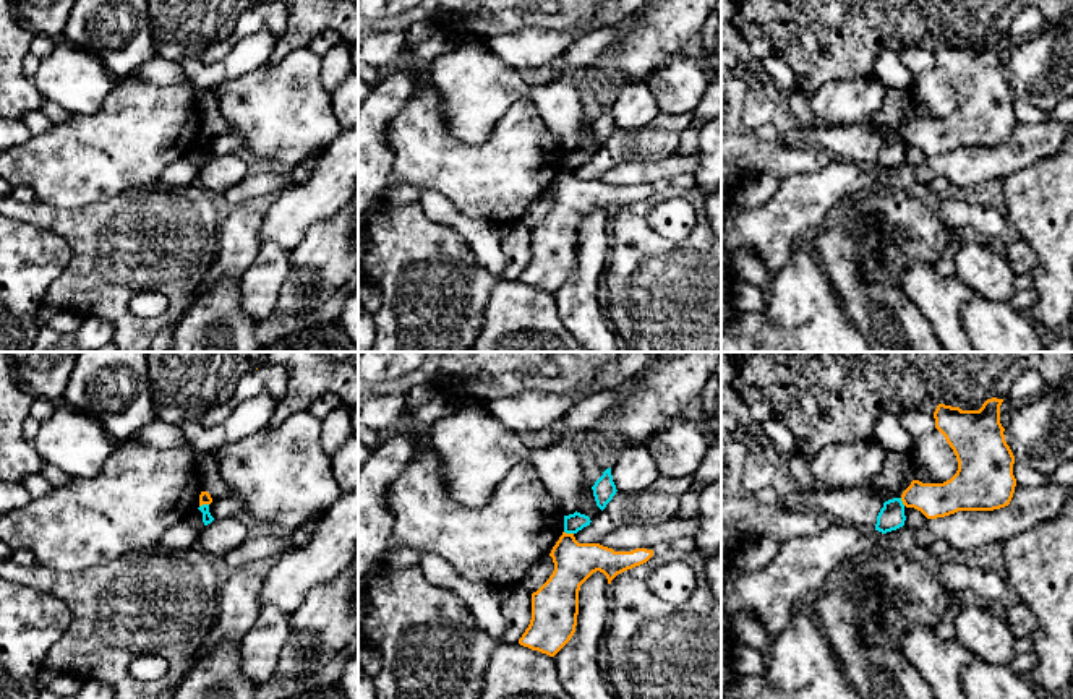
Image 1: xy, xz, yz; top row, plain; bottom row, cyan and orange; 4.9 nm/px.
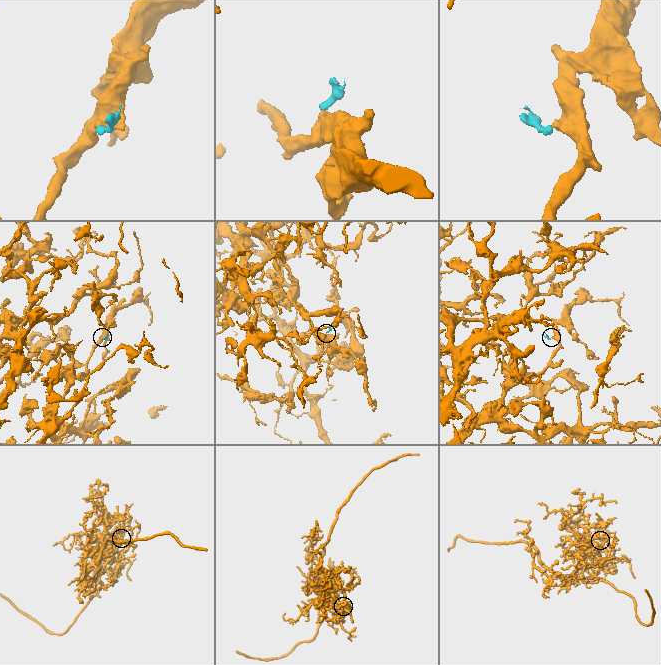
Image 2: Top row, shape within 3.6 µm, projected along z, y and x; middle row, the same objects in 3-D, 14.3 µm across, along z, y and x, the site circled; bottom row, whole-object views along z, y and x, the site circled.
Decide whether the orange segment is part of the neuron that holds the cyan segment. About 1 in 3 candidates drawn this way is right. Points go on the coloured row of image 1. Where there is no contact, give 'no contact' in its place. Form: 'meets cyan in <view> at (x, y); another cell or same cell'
meets cyan in xz at (569, 532); another cell

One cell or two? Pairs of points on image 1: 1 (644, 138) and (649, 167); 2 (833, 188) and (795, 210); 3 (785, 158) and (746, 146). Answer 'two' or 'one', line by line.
1: two
2: one
3: one

